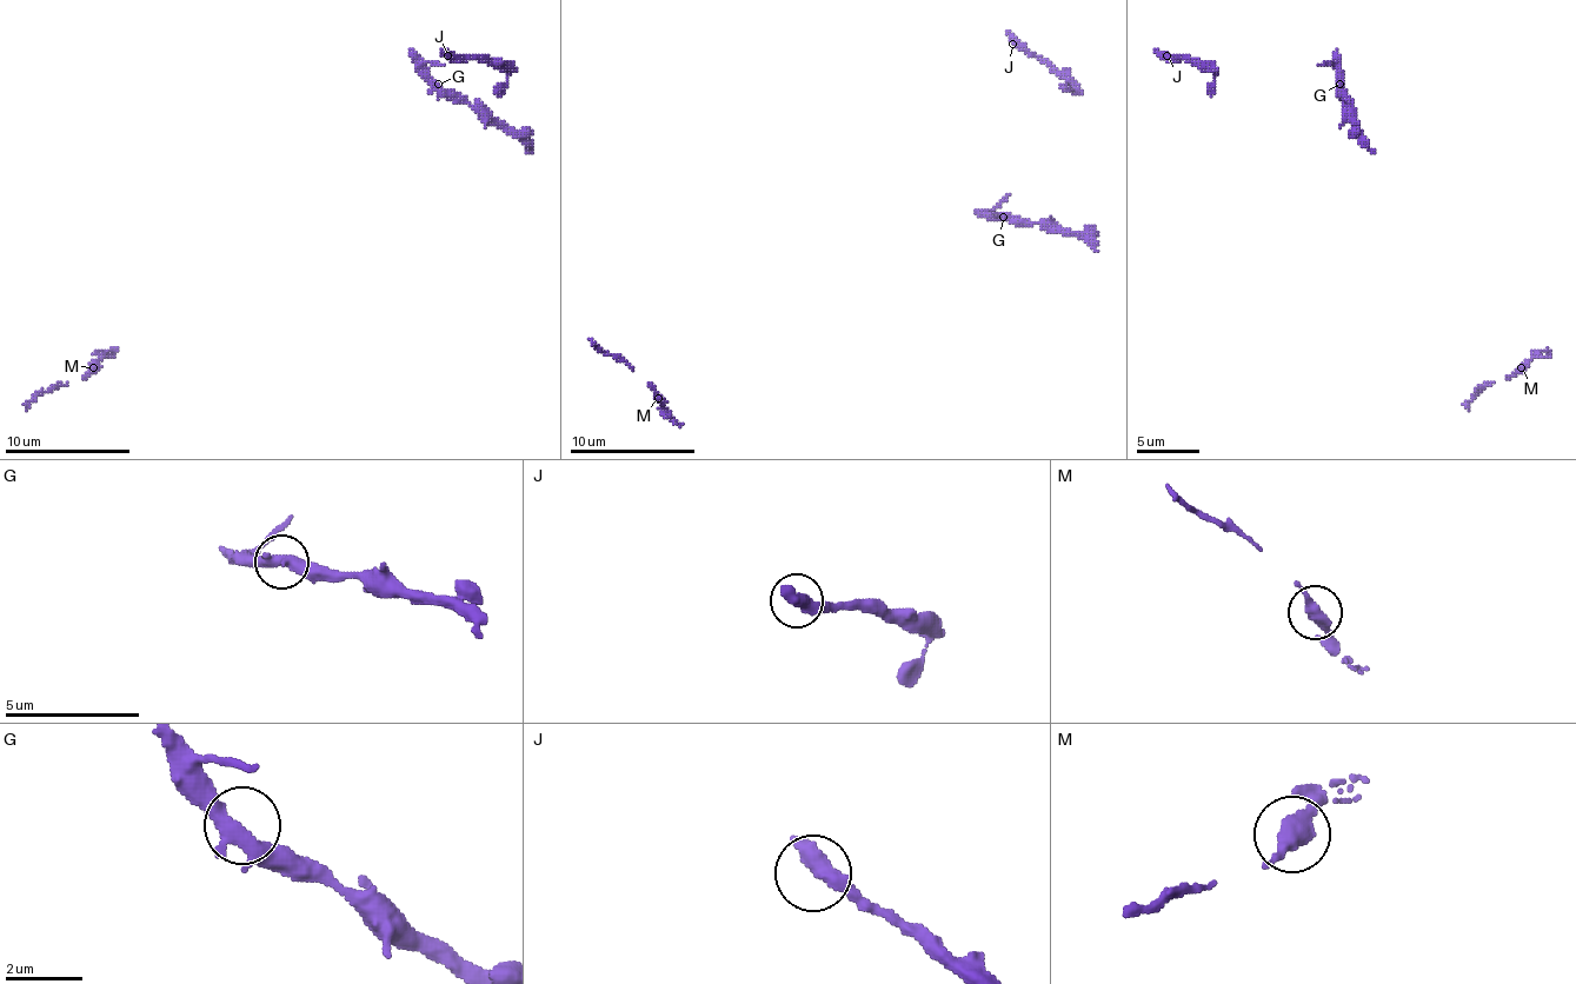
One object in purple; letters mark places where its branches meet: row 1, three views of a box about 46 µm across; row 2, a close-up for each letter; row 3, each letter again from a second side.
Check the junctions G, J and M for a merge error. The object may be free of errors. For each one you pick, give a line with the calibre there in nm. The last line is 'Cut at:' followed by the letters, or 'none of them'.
Cut at: none of them

